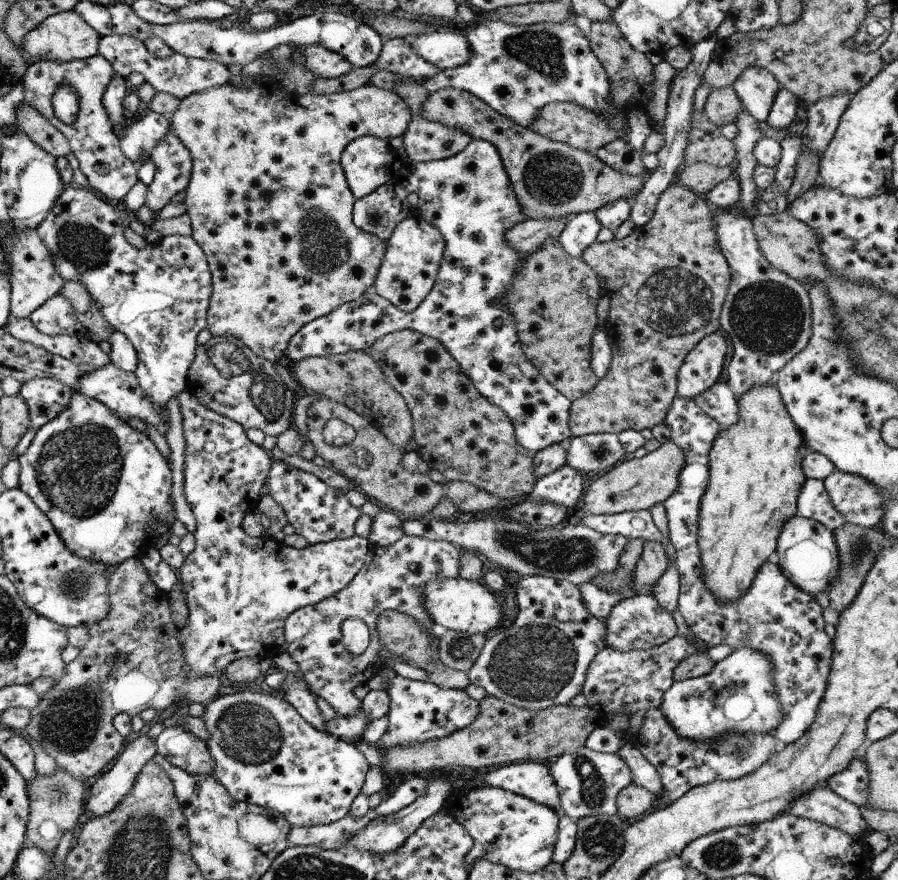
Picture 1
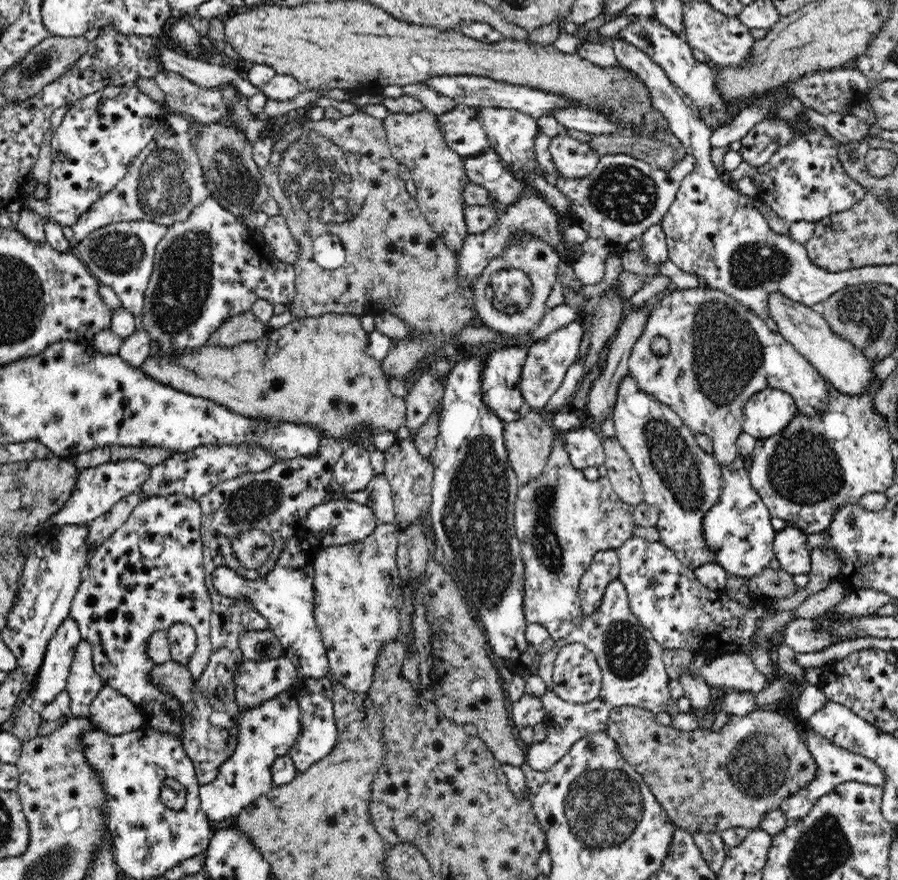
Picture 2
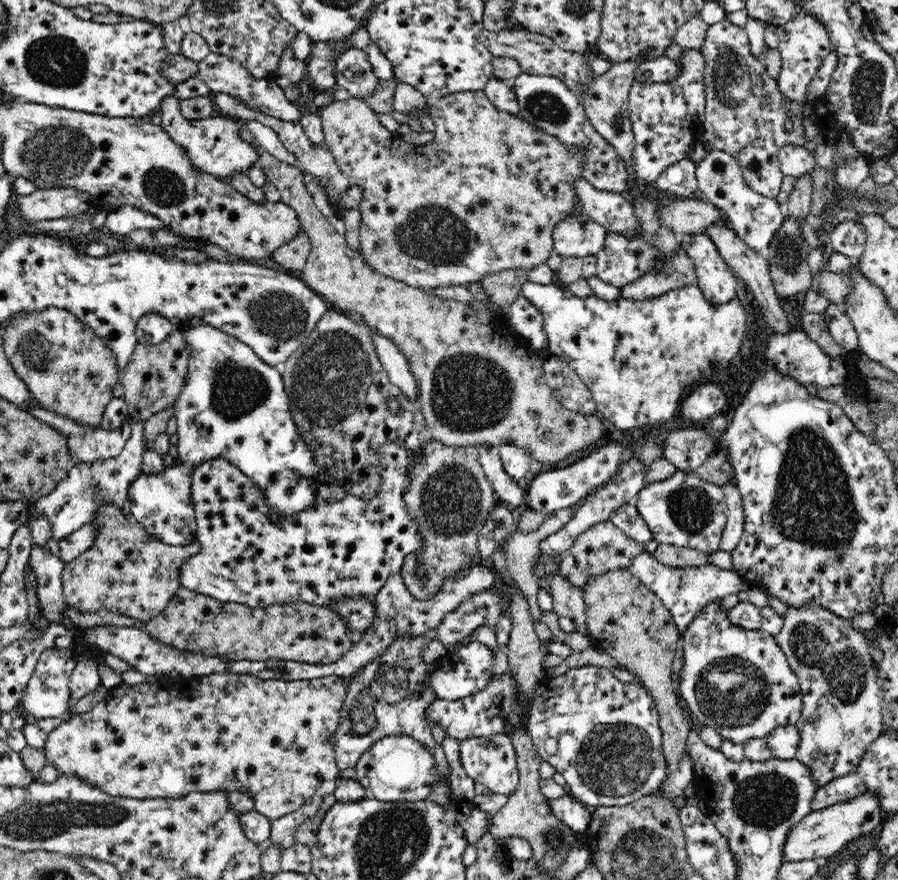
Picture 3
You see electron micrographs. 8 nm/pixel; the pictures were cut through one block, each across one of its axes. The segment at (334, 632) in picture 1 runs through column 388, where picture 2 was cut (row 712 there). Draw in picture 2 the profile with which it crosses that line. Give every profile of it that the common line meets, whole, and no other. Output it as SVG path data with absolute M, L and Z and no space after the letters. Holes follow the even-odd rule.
M616 579L606 586L601 605L580 624L568 637L561 639L538 660L537 672L547 684L547 691L540 697L545 708L543 722L548 724L547 735L541 743L533 742L530 748L526 749L526 761L528 765L537 772L548 772L567 752L568 749L580 738L588 737L597 732L606 732L608 728L609 714L613 708L623 706L637 706L655 715L658 712L666 712L670 690L668 689L669 675L667 674L664 659L662 659L662 645L654 639L654 636L639 622L629 607L629 598L623 582ZM579 643L584 645L590 652L595 654L597 663L601 666L603 679L599 695L590 703L571 703L562 700L553 690L553 668L555 658L559 650L568 644Z

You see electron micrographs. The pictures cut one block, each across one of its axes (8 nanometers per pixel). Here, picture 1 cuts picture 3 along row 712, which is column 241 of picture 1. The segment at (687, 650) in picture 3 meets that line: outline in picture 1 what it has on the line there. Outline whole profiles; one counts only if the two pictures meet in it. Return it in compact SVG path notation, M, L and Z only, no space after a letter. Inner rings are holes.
M247 691L218 696L205 706L203 719L211 736L206 744L215 760L212 776L226 788L232 798L278 811L292 828L332 824L348 815L371 767L354 743L314 728L286 699L275 692L263 694Z

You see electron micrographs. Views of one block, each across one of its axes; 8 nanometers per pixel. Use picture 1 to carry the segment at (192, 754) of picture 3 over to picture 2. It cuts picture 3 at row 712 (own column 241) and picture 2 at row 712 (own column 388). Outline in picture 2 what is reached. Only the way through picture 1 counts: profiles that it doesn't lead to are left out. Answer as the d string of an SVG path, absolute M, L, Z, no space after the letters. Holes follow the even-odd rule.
M105 685L92 700L89 716L98 728L112 736L120 736L143 727L136 705L115 688Z

